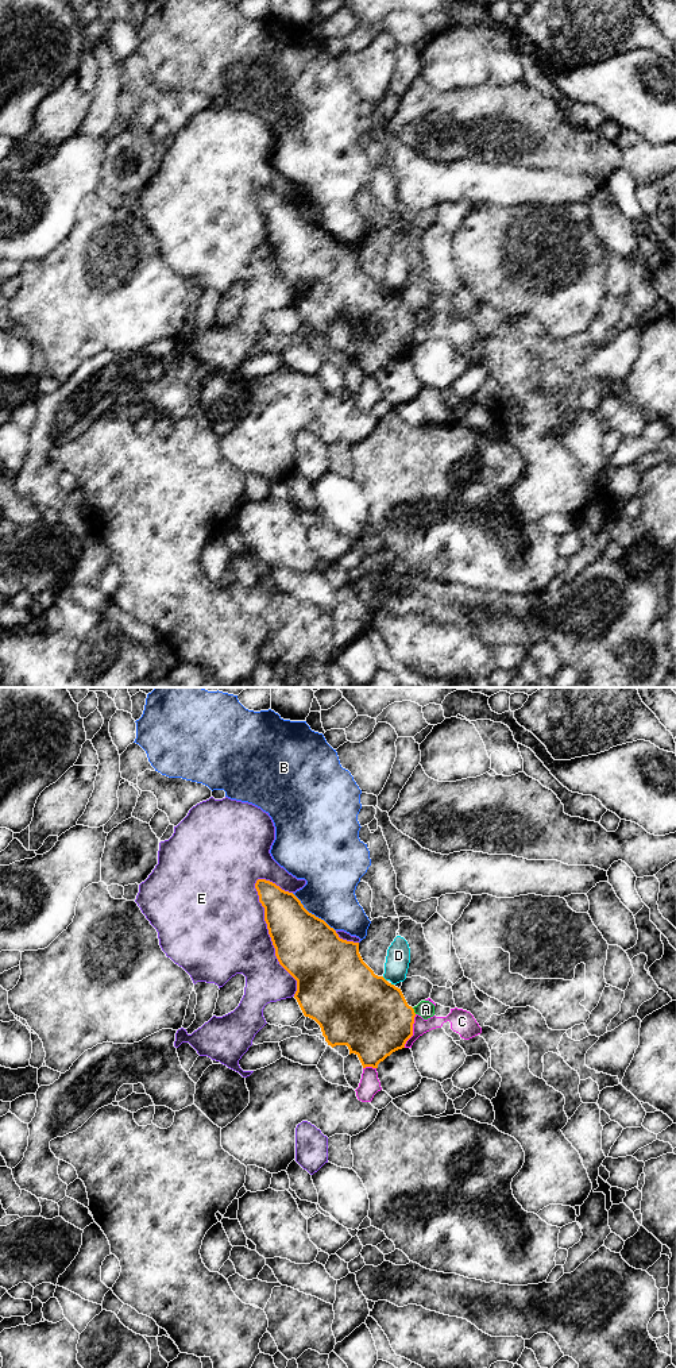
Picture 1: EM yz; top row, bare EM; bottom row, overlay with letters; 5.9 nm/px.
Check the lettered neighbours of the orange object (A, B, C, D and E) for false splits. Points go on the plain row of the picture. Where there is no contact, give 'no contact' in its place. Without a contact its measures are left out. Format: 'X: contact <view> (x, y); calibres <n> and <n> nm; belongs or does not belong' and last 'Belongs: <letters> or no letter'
A: contact yz (413, 319); calibres 460 and 100 nm; does not belong
B: contact yz (313, 223); calibres 380 and 300 nm; does not belong
C: contact yz (412, 339); calibres 460 and 90 nm; does not belong
D: contact yz (385, 288); calibres 460 and 140 nm; does not belong
E: contact yz (270, 245); calibres 380 and 460 nm; does not belong
Belongs: no letter

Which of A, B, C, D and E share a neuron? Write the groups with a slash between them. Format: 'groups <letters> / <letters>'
groups A B C / D / E

